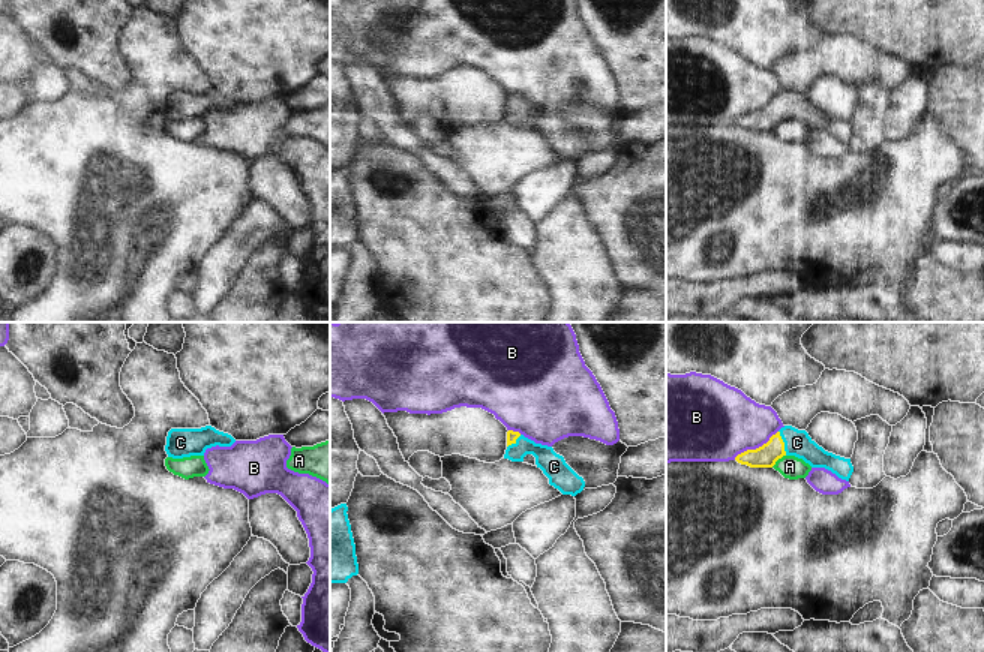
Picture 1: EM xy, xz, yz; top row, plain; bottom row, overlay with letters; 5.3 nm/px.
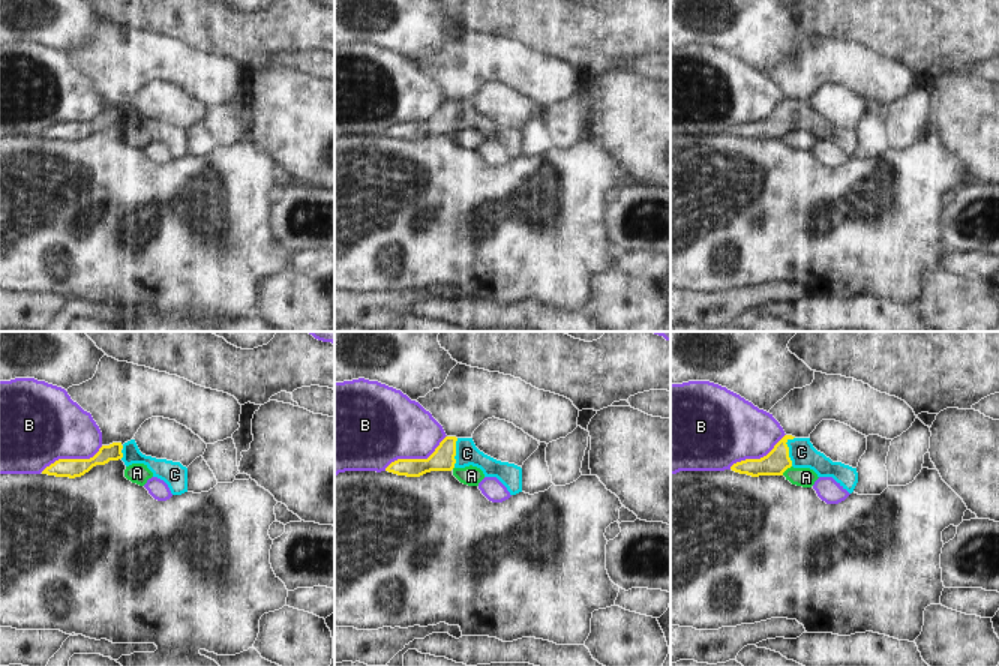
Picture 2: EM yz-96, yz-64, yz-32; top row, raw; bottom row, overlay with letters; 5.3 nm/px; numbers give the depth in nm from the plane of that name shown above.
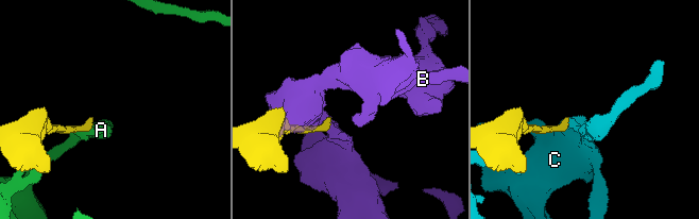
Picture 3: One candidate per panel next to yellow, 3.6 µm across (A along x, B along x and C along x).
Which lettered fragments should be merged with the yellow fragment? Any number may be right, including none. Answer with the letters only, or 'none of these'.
C

